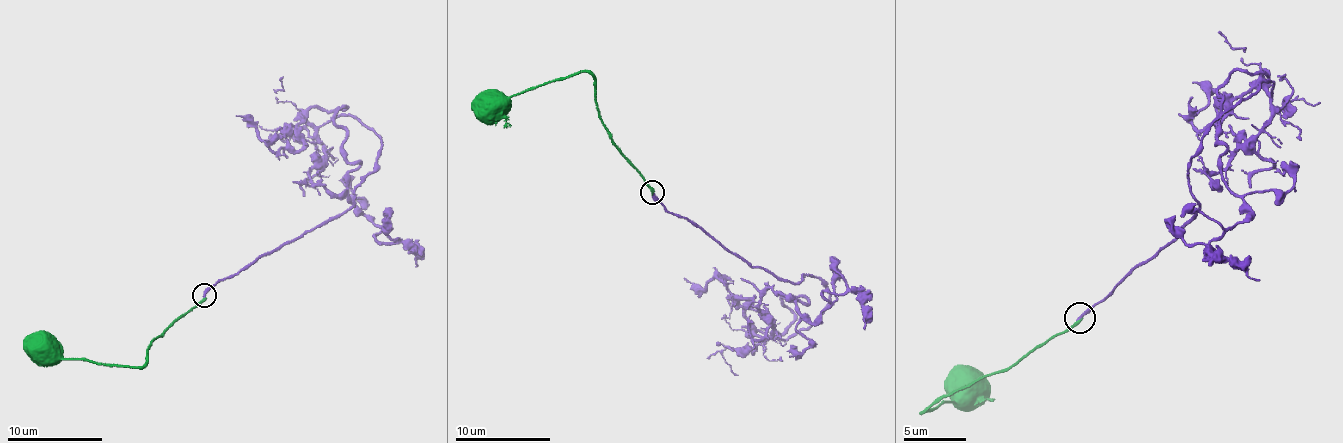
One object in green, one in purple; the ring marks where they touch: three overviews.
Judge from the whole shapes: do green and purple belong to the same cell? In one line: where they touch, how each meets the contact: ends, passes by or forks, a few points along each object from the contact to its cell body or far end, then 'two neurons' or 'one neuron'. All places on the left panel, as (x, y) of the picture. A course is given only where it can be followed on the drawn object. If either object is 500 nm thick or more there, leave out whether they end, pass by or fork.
place (204, 295); green ends; purple ends; course green (203, 294), (151, 342), (148, 359), (139, 366), (60, 359), (43, 344), (41, 349); course purple (203, 294), (351, 206), (380, 139), (356, 117), (330, 117), (311, 180), (346, 194), (416, 265); two neurons

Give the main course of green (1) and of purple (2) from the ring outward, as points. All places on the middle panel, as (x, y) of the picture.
1: (651, 194), (639, 170), (613, 141), (599, 113), (596, 82), (587, 72), (515, 94), (496, 113), (489, 108)
2: (651, 191), (826, 287), (804, 330), (766, 337), (768, 289), (811, 320), (852, 292), (864, 330)

